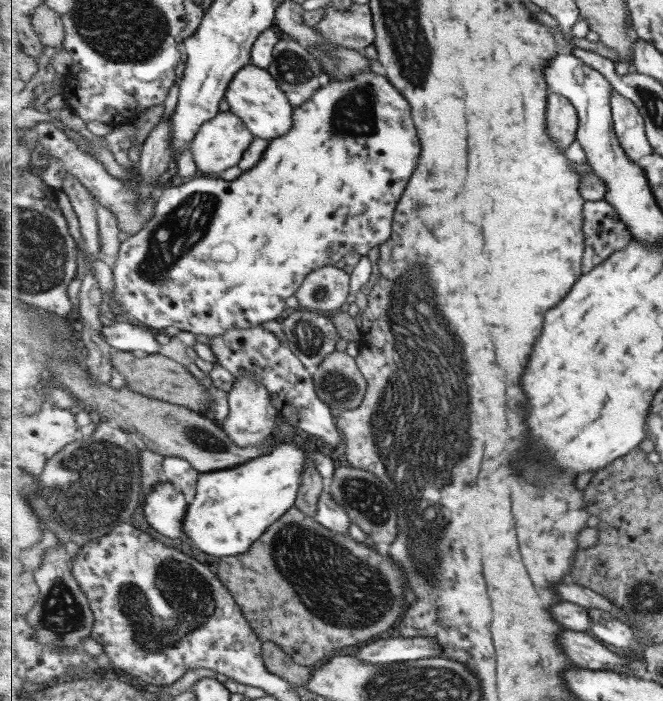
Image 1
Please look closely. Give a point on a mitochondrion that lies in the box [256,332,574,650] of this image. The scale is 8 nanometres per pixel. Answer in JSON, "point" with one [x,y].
{"point":[334,586]}

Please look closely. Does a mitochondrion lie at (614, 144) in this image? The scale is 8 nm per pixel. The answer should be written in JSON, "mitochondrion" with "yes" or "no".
{"mitochondrion":"no"}

